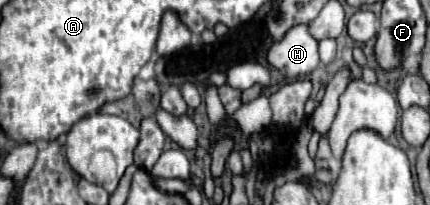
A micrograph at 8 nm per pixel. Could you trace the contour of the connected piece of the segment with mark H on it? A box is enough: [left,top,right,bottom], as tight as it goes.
[267,25,319,79]

